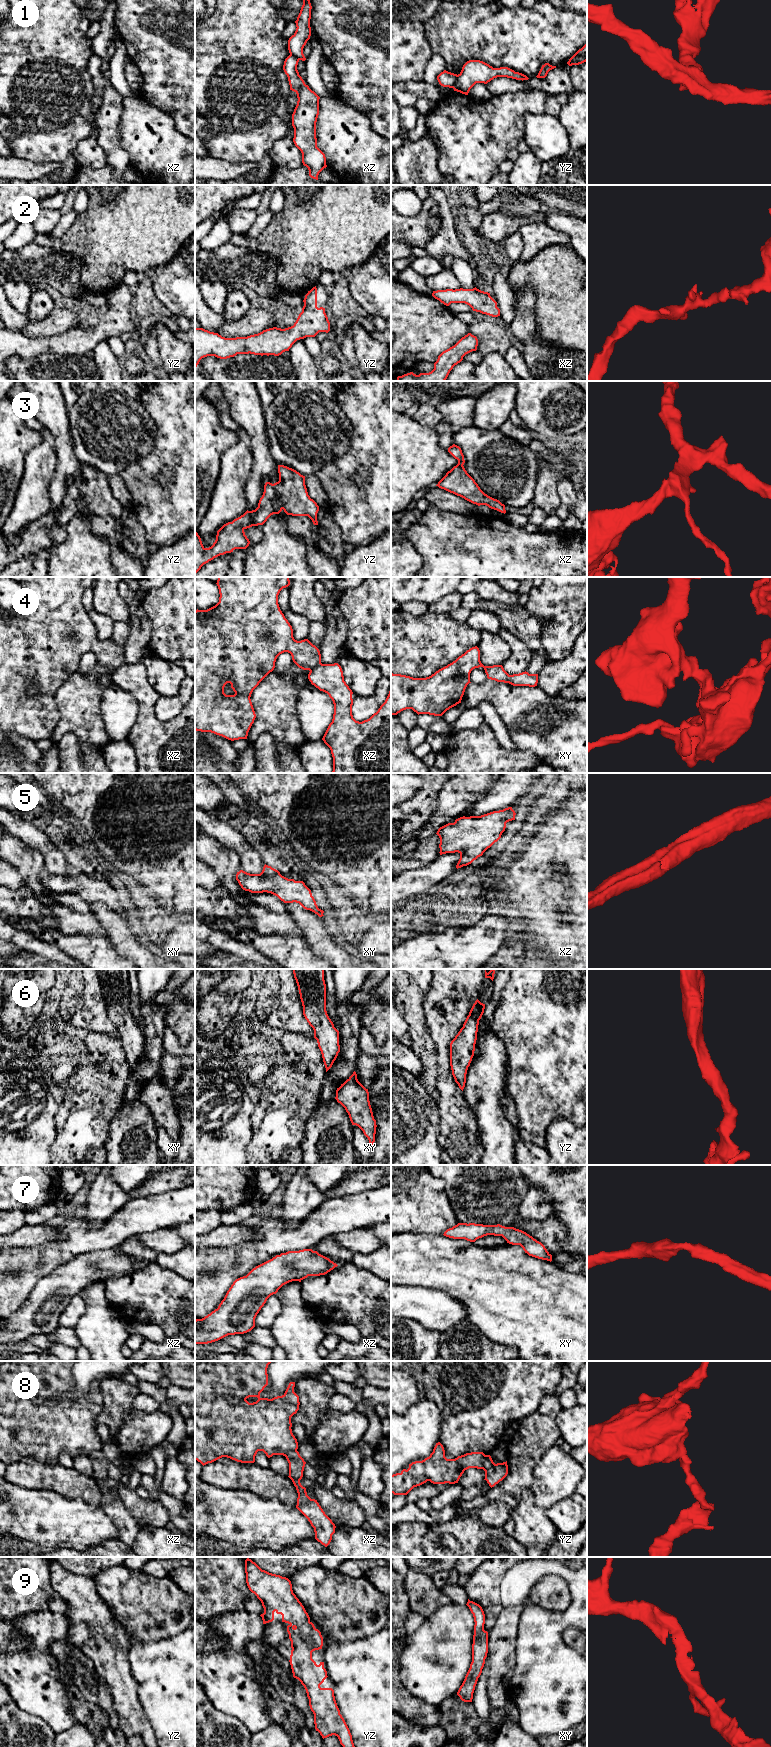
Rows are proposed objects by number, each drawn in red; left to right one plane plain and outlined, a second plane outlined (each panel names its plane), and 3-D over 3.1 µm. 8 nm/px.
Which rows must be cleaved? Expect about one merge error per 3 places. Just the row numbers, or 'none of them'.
1, 4, 8

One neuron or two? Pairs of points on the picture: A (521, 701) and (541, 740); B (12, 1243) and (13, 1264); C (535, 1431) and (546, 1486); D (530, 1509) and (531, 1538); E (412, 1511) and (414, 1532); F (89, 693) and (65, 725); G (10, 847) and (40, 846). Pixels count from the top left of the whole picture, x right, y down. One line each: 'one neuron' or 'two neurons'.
A: one neuron
B: two neurons
C: two neurons
D: one neuron
E: two neurons
F: one neuron
G: two neurons

